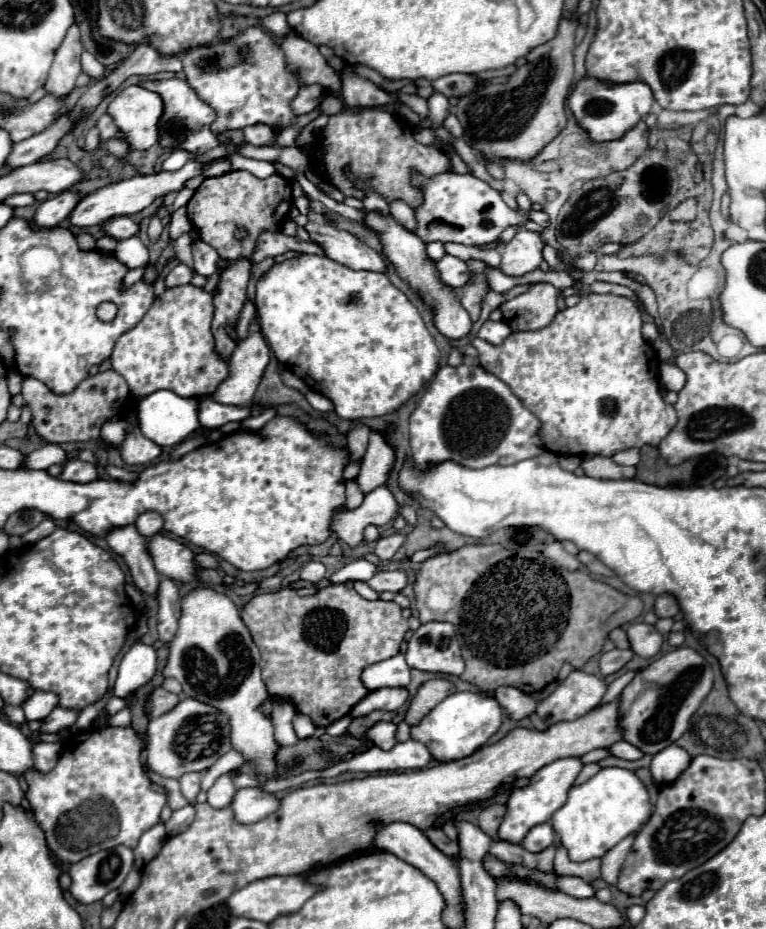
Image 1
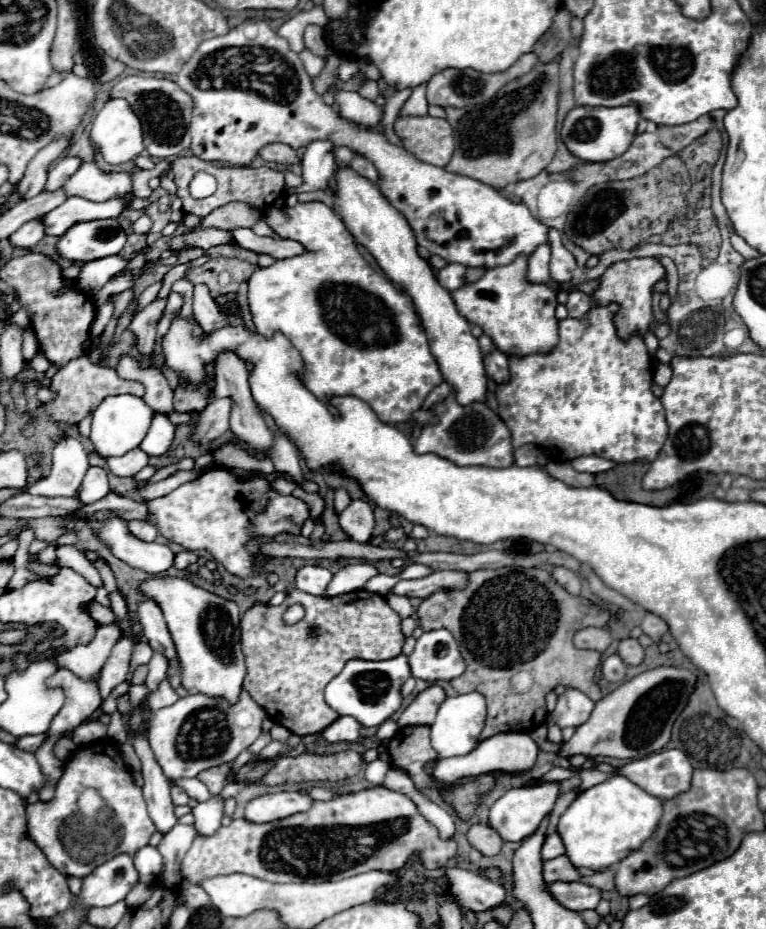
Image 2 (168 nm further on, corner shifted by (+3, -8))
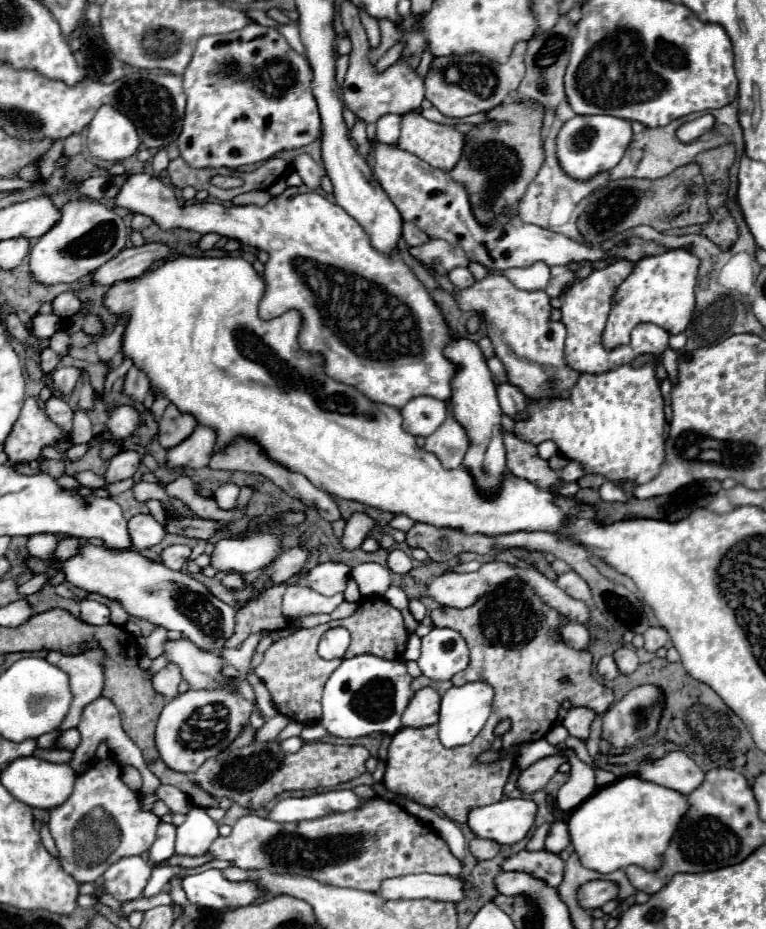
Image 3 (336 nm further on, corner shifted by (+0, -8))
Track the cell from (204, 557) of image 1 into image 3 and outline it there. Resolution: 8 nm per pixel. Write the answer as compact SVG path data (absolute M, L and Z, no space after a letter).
M172 545L160 553L162 563L174 571L180 571L182 565L188 561L188 557L190 557L190 547L186 545Z

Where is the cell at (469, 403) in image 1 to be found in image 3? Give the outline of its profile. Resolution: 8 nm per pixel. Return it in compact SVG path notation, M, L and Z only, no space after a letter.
M448 415L448 419L430 437L426 437L424 449L434 453L446 469L458 469L468 449L466 431L452 415Z

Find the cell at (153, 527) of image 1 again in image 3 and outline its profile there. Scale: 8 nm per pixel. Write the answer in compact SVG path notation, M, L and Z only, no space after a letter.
M134 515L128 521L128 531L134 549L148 549L158 545L166 535L164 527L152 515Z

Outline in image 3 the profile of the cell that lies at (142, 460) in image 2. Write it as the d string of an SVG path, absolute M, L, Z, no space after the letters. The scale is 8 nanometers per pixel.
M122 451L118 455L114 455L108 463L108 469L104 473L104 481L106 483L116 483L122 479L128 479L136 473L138 465L140 465L140 455L136 451Z

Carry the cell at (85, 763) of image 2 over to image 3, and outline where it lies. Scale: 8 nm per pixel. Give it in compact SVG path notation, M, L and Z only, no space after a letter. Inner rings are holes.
M106 759L94 763L90 769L76 777L72 797L64 805L50 811L48 827L60 851L60 863L64 871L70 873L78 883L96 883L104 875L104 871L118 859L140 855L150 849L156 837L158 817L150 811L140 809L138 793L122 783L118 763ZM96 807L106 813L106 819L86 819L86 815Z

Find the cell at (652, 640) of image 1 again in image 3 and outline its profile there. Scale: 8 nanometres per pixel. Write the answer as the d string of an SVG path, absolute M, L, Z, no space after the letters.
M624 645L624 647L616 649L616 651L614 651L614 659L616 659L618 671L620 671L622 675L630 675L630 673L634 673L636 667L638 667L638 655L636 655L634 647L630 647L630 645Z

